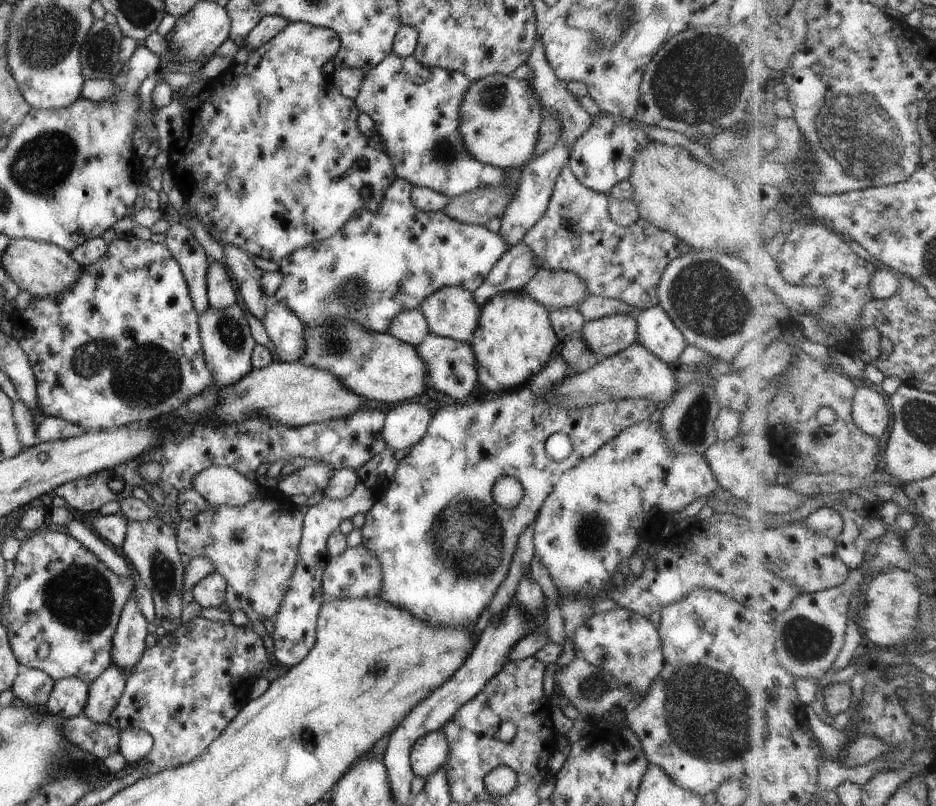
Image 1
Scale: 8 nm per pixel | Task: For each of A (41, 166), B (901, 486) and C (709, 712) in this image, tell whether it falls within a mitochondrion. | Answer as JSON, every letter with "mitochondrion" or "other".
{"A":"mitochondrion","B":"other","C":"mitochondrion"}

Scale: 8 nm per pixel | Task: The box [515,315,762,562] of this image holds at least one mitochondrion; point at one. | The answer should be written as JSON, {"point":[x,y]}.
{"point":[693,429]}

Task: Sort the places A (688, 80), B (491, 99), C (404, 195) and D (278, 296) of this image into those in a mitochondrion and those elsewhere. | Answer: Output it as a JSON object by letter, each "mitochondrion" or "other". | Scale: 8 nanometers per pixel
{"A":"mitochondrion","B":"mitochondrion","C":"other","D":"other"}

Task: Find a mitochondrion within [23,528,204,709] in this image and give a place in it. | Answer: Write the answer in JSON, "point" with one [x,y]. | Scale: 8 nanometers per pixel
{"point":[80,599]}

